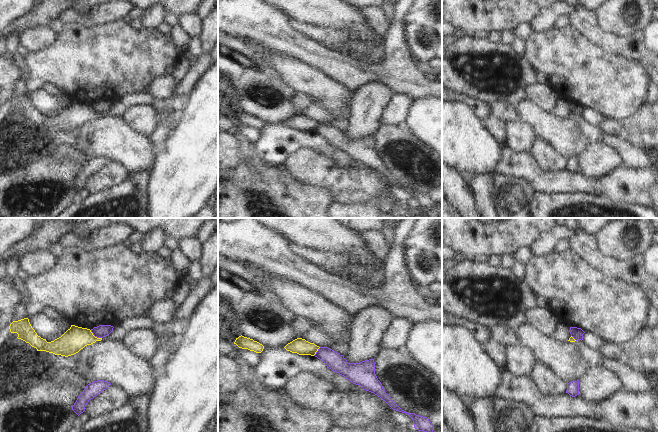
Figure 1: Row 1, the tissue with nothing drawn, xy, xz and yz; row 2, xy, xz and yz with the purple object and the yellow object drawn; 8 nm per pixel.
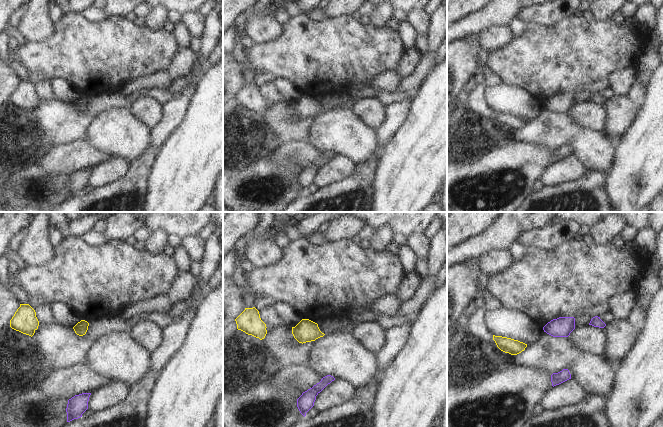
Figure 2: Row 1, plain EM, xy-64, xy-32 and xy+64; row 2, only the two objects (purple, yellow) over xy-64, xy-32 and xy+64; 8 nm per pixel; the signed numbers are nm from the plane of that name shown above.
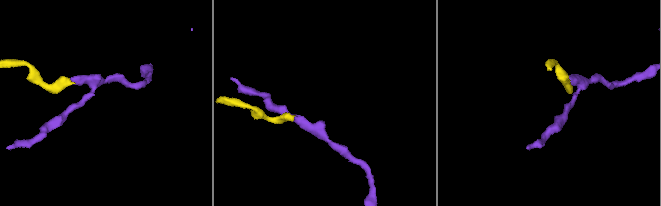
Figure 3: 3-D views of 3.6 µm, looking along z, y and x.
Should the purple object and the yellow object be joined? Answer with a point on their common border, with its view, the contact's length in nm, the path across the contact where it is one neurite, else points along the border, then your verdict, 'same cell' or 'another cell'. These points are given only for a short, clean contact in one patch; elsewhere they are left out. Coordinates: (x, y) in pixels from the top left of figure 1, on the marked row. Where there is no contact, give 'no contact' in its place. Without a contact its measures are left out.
meets purple in xy at (95, 336); contact 120 nm long; border along xy (90, 330), (95, 336), (101, 338); another cell

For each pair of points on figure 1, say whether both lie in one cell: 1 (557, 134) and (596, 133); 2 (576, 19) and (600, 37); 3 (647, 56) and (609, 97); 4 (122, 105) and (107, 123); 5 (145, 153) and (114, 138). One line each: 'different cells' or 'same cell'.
1: same cell
2: same cell
3: different cells
4: different cells
5: same cell

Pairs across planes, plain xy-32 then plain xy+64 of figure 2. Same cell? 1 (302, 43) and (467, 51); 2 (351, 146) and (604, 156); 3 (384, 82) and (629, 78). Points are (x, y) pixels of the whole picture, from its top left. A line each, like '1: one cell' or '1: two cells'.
1: two cells
2: one cell
3: one cell

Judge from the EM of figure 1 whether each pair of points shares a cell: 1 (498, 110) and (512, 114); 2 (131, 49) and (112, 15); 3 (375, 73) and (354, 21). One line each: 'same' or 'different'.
1: same
2: different
3: different

